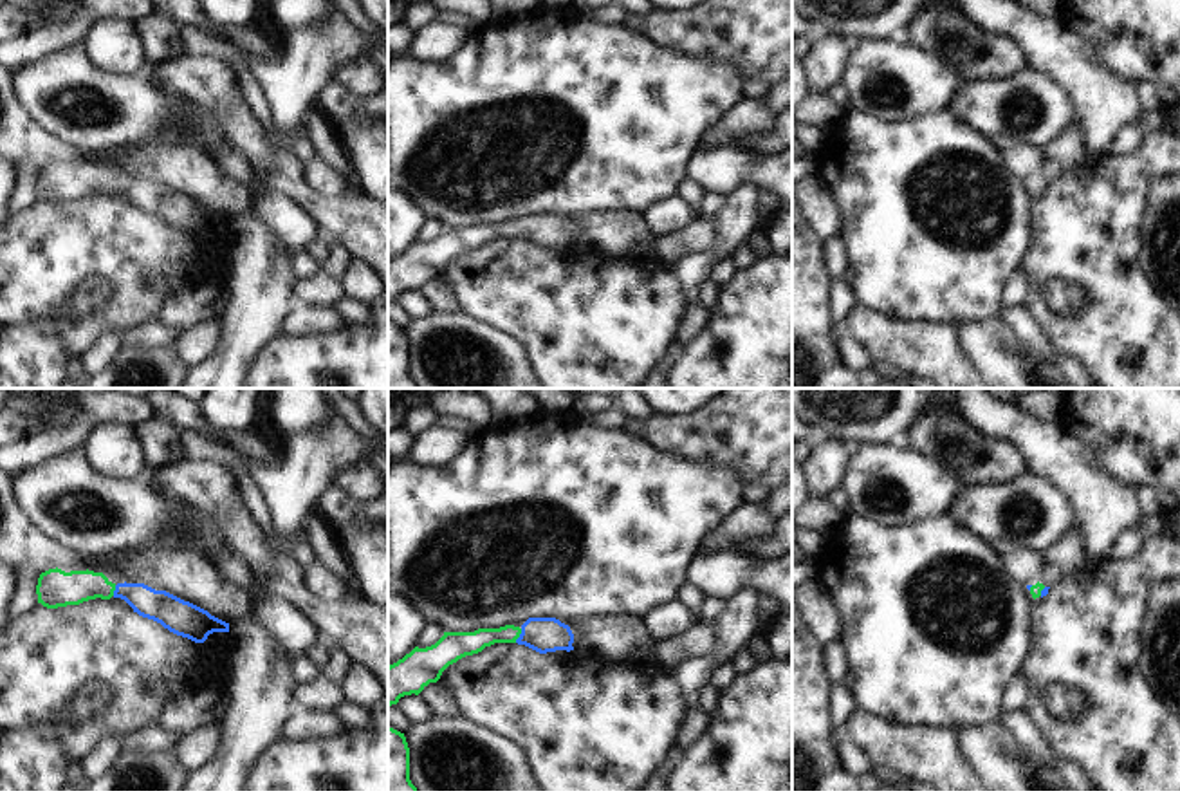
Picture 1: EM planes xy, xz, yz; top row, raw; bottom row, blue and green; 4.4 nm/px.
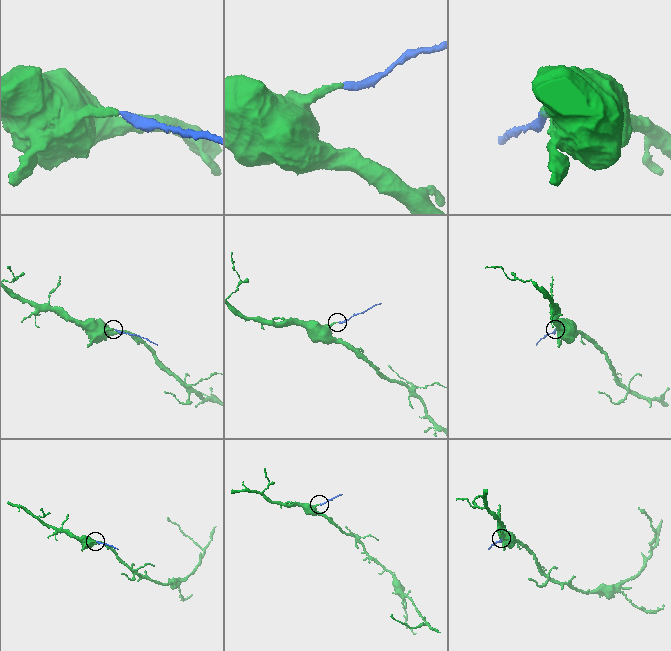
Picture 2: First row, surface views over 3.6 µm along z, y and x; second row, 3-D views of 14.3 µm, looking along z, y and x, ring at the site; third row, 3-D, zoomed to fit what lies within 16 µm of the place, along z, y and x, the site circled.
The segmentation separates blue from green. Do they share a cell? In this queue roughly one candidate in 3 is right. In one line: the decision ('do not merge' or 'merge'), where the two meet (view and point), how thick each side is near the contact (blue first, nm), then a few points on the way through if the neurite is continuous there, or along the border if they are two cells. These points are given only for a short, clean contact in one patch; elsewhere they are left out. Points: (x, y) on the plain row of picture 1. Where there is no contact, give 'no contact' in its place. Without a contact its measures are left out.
merge | xz (520, 232) | 160/110 nm | across xz (543, 230), (520, 232), (484, 232), (466, 239)

